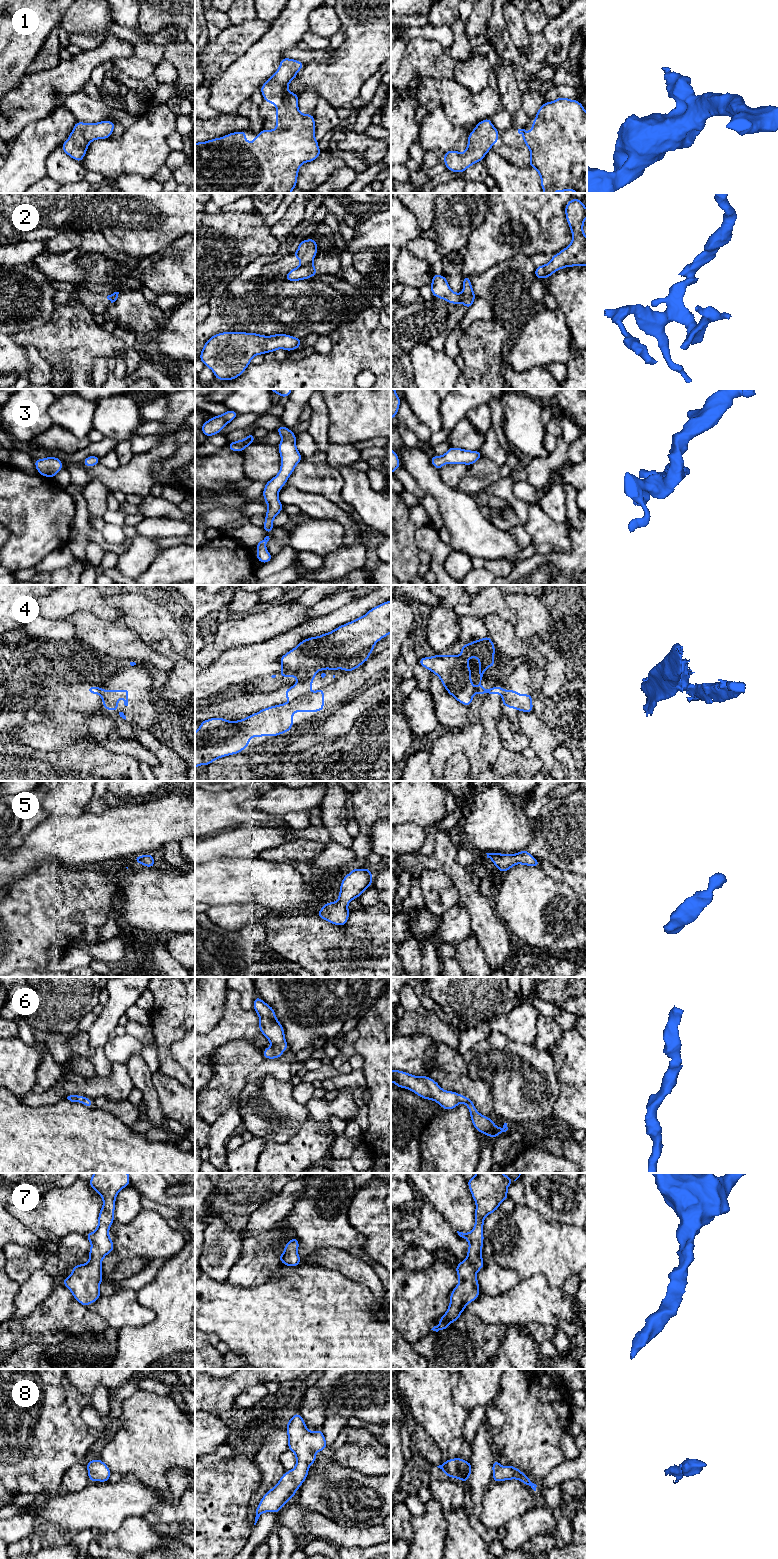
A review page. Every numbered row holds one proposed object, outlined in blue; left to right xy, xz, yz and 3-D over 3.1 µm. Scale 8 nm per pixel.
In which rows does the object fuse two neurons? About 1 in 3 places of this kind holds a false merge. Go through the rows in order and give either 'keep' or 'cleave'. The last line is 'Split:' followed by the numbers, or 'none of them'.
1: keep
2: cleave
3: keep
4: cleave
5: keep
6: keep
7: keep
8: keep
Split: 2, 4

